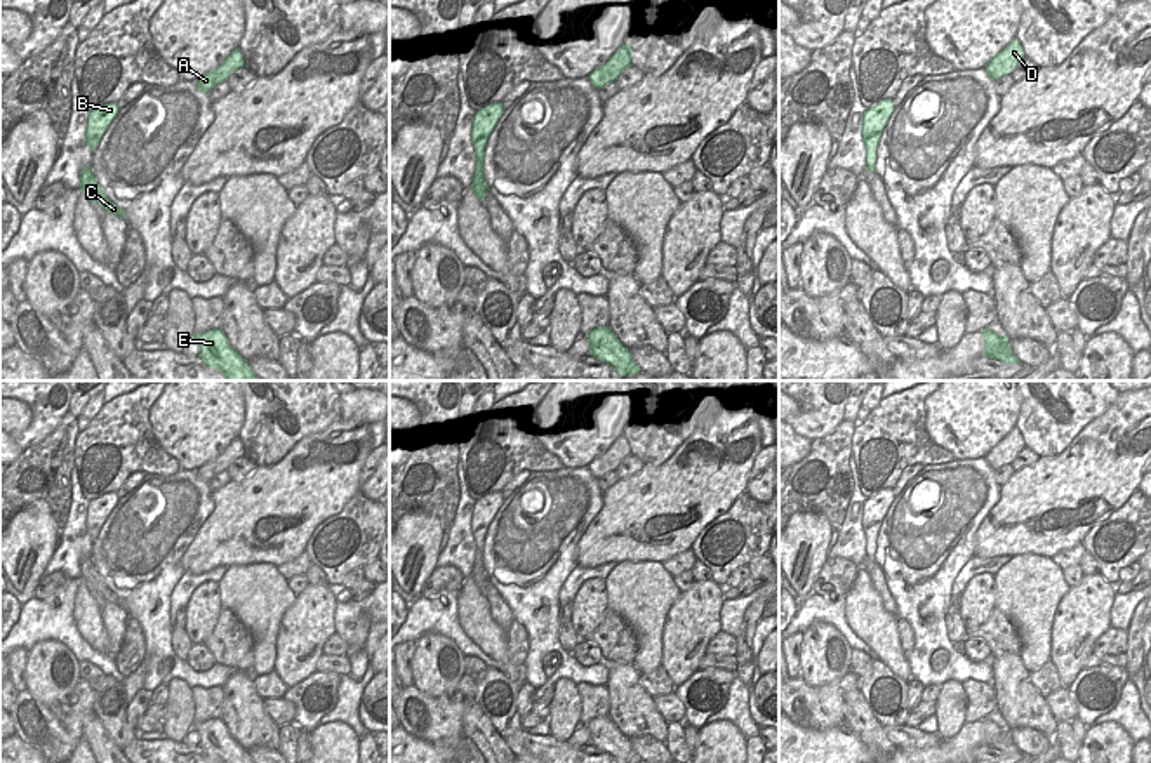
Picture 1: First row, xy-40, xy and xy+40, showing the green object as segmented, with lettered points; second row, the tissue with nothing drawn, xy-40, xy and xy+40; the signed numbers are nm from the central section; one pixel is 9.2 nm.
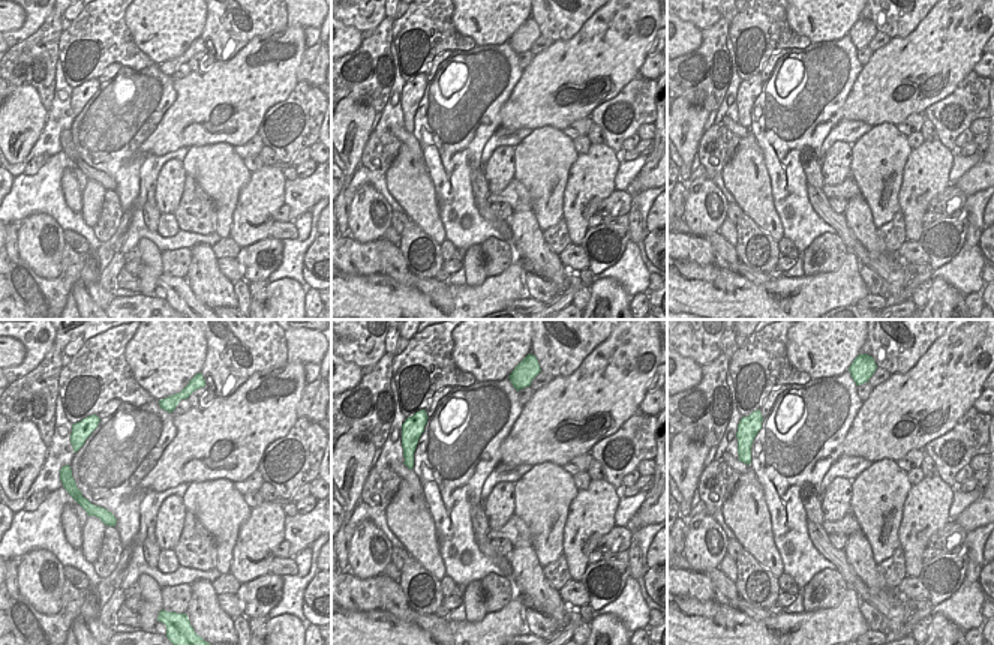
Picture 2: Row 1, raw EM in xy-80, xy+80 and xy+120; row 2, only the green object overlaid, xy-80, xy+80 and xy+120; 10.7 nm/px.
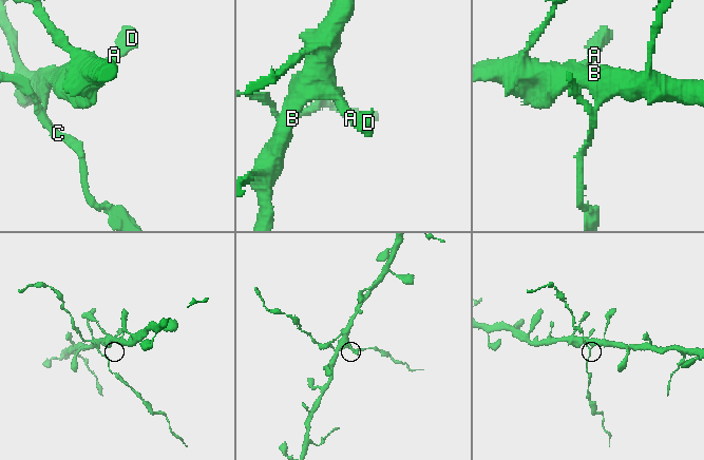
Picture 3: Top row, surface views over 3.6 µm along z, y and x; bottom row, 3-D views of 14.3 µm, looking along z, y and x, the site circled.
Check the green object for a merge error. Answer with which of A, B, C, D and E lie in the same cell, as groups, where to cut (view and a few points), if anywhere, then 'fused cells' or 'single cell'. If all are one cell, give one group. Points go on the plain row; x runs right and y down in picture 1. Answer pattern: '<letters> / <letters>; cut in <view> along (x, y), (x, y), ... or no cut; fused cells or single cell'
A B D / C E; cut in xy along (477, 546), (482, 557); fused cells

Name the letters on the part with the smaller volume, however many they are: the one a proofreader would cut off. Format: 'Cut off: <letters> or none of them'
Cut off: C, E

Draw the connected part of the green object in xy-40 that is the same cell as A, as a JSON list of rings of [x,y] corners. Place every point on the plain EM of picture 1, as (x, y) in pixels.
[[[240,438],[231,440],[231,443],[223,450],[221,455],[217,455],[214,461],[205,462],[196,469],[196,476],[202,481],[207,481],[216,476],[221,471],[226,471],[231,462],[235,462],[238,457],[243,457],[243,445]]]

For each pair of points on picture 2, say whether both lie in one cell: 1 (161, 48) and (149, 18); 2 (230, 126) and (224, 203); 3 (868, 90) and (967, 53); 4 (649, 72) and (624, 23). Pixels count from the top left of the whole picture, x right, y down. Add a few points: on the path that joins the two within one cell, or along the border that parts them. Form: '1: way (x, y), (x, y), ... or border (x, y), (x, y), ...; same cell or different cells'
1: way (161, 41), (161, 30), (156, 26); same cell
2: border (192, 144), (228, 143), (233, 147); different cells
3: way (892, 84), (906, 74), (922, 69), (943, 53); same cell
4: border (646, 57), (637, 72); different cells

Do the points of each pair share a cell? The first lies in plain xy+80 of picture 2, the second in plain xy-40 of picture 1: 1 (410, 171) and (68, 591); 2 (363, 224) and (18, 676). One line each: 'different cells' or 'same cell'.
1: different cells
2: different cells

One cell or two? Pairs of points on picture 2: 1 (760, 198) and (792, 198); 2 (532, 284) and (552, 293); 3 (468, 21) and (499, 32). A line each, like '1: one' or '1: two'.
1: two
2: one
3: one

